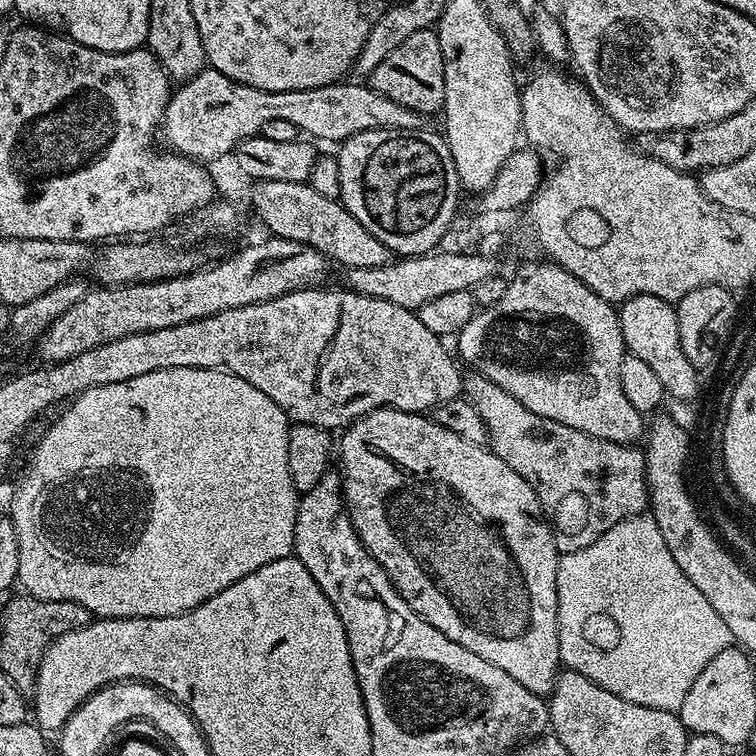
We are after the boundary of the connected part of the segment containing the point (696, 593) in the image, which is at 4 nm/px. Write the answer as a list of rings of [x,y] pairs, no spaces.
[[[650,514],[631,516],[629,520],[618,522],[618,526],[606,530],[606,534],[602,534],[602,538],[589,544],[581,543],[579,547],[573,552],[565,551],[561,555],[556,575],[561,665],[565,669],[590,678],[598,686],[610,690],[610,694],[618,694],[618,698],[626,698],[626,702],[634,702],[638,706],[650,706],[667,712],[676,712],[682,706],[682,702],[686,702],[686,694],[690,694],[690,686],[694,686],[694,678],[698,678],[698,674],[702,674],[702,670],[706,670],[708,663],[733,643],[726,622],[722,622],[718,610],[714,610],[714,606],[710,606],[710,602],[706,602],[706,598],[702,598],[702,590],[698,590],[698,586],[694,586],[694,582],[690,582],[690,578],[686,578],[686,574],[682,574],[678,562],[674,562],[674,554],[670,554],[670,550],[666,546],[666,538],[662,538],[662,530],[658,528],[658,522]]]

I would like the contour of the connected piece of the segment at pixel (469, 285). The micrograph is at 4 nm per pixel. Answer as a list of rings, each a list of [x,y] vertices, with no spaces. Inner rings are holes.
[[[457,250],[433,251],[422,256],[393,259],[386,266],[377,268],[347,269],[347,287],[364,296],[389,300],[403,308],[419,310],[426,302],[442,298],[442,294],[454,294],[454,290],[472,290],[494,275],[493,261],[481,255],[464,256]]]

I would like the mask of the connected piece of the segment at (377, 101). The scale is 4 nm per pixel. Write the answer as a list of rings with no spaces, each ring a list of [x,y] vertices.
[[[205,67],[204,71],[181,83],[173,91],[168,109],[162,121],[162,136],[173,153],[189,160],[220,160],[231,153],[236,145],[252,136],[260,135],[262,126],[273,118],[294,122],[305,137],[313,141],[349,140],[354,134],[366,130],[414,130],[421,127],[421,113],[402,106],[374,91],[367,83],[344,84],[337,82],[289,92],[267,92],[254,86],[238,84],[216,68]]]

